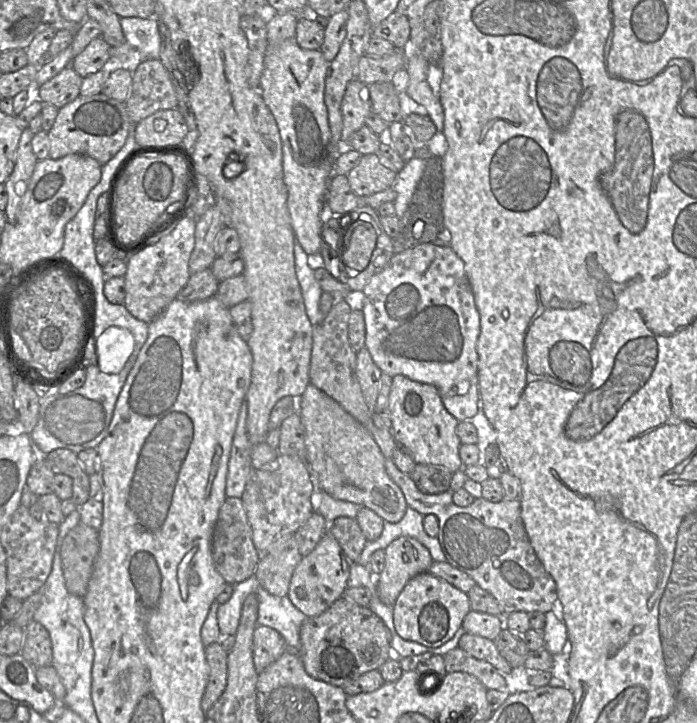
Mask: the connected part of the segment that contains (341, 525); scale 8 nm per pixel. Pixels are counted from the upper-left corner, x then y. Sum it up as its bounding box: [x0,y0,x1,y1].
[329,516,367,562]

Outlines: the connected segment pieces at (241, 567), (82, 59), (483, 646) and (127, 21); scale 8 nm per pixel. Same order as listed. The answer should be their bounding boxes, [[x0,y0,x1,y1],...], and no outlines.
[[212,498,260,584],[70,37,111,78],[459,632,513,675],[120,17,161,60]]

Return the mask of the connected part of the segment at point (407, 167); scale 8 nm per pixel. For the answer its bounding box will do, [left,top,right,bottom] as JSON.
[391,157,426,220]

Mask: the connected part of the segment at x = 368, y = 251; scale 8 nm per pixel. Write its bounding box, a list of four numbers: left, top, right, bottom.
[342,221,376,271]

